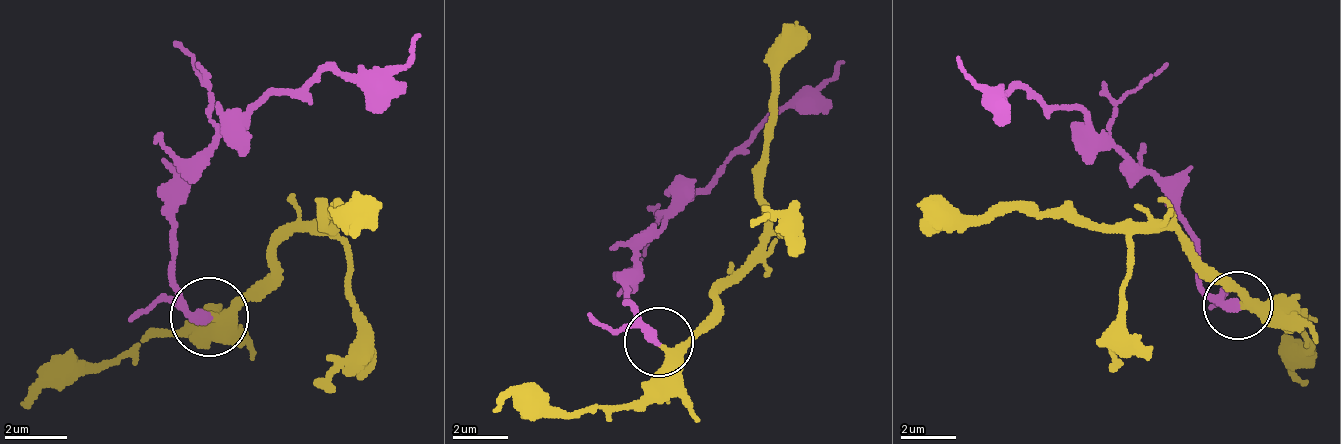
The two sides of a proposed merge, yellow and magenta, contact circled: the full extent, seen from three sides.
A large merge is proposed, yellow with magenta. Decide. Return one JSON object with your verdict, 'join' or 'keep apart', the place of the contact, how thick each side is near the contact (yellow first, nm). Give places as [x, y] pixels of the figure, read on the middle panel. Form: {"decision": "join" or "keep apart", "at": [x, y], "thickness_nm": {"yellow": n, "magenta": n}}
{"decision": "join", "at": [658, 341], "thickness_nm": {"yellow": 320, "magenta": 240}}

